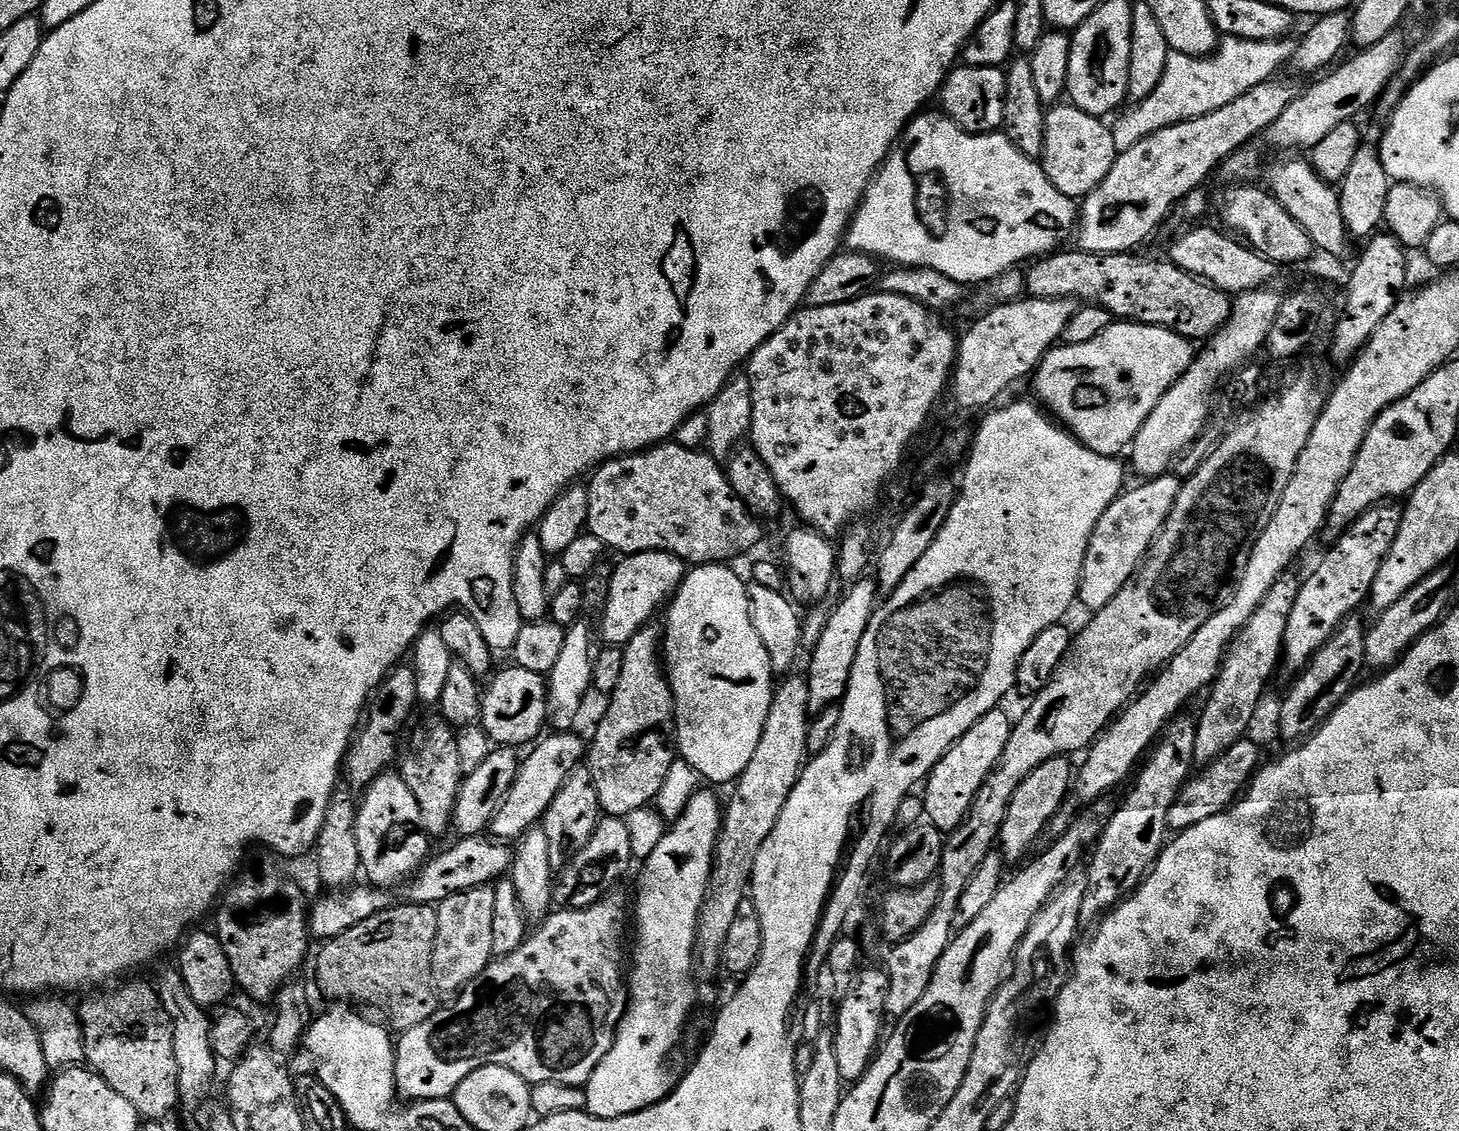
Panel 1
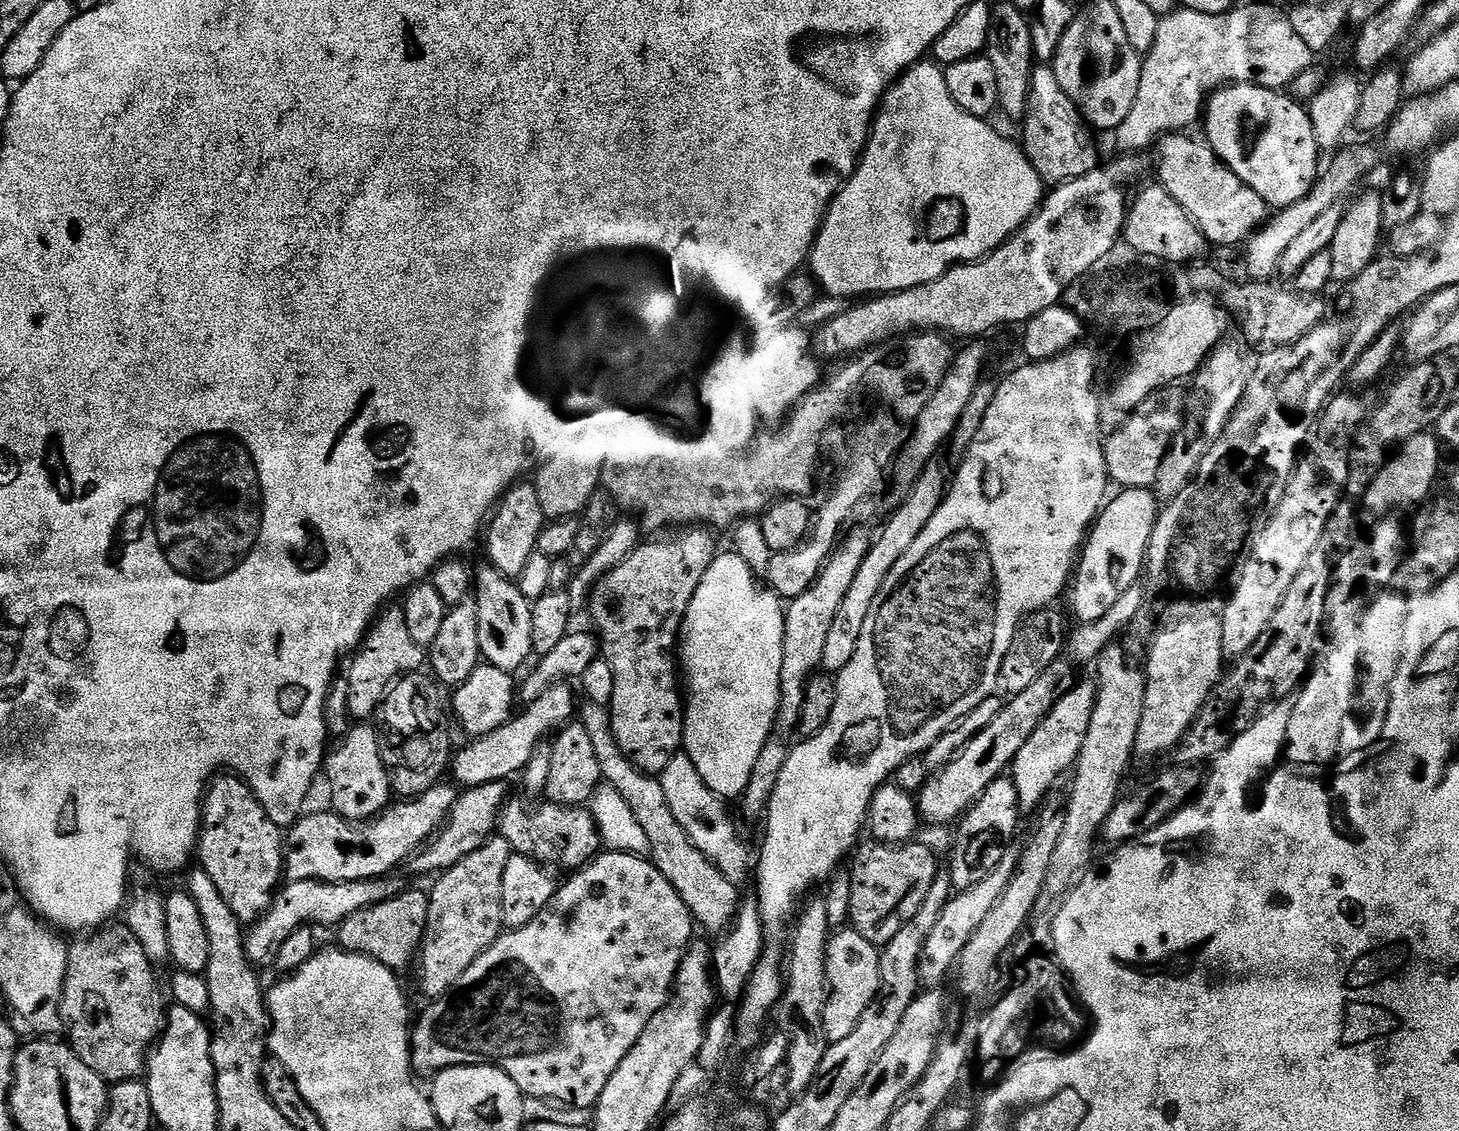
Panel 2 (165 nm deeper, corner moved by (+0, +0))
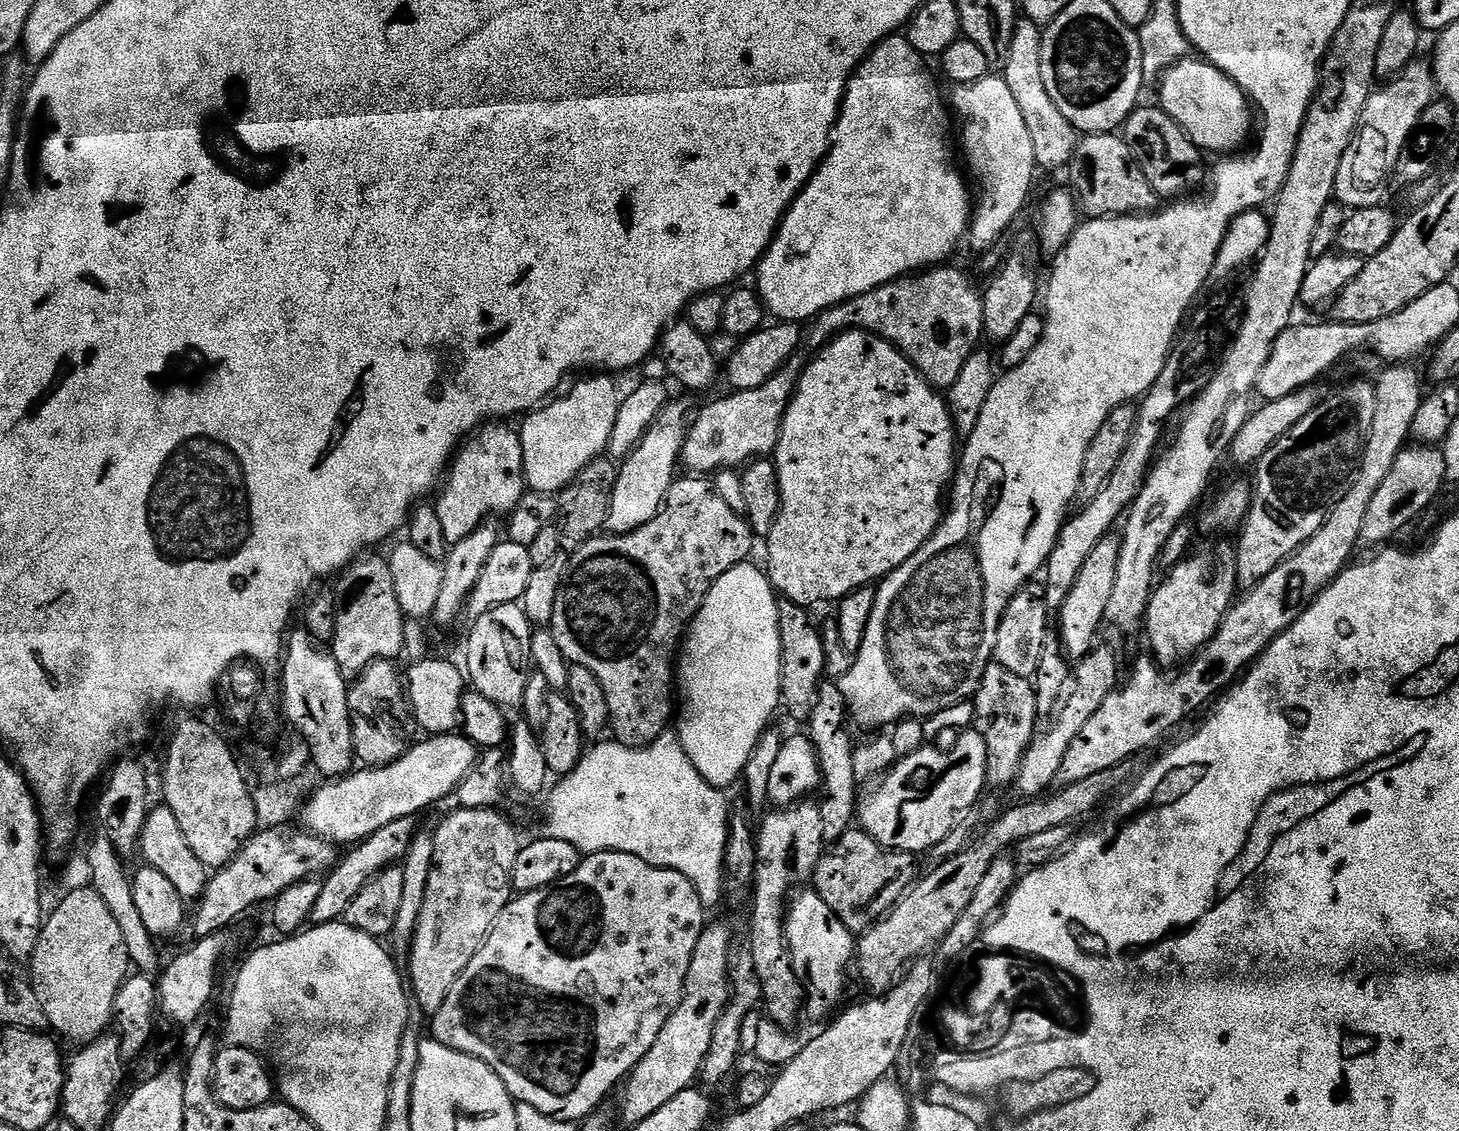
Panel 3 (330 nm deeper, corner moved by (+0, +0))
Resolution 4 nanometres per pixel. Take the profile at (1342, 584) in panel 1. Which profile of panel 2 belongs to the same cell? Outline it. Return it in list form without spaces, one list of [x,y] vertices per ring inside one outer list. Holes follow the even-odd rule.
[[[1432,430],[1414,434],[1414,438],[1401,444],[1388,457],[1382,470],[1378,470],[1374,482],[1370,482],[1362,498],[1363,523],[1365,520],[1365,525],[1371,526],[1377,520],[1400,514],[1396,512],[1408,512],[1411,508],[1426,503],[1428,495],[1436,488],[1436,479],[1440,476],[1440,452],[1442,453],[1442,445]]]

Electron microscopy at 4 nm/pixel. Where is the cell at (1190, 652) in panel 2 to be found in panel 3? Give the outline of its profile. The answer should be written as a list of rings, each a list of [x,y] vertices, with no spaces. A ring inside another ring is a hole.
[[[1231,543],[1216,544],[1205,552],[1193,551],[1175,569],[1169,571],[1155,585],[1146,617],[1146,632],[1148,628],[1148,640],[1152,643],[1150,652],[1156,663],[1161,666],[1180,666],[1189,658],[1195,657],[1196,653],[1214,638],[1225,614],[1232,607],[1237,592],[1236,549]]]

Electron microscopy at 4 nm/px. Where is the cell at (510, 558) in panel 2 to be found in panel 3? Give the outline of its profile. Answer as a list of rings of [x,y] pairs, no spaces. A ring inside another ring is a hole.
[[[488,422],[477,428],[463,441],[458,454],[453,455],[450,461],[446,479],[439,489],[440,497],[434,500],[444,541],[450,546],[462,542],[462,538],[466,538],[466,534],[474,534],[474,530],[478,530],[478,526],[485,520],[507,517],[518,506],[518,502],[522,502],[522,498],[529,491],[528,484],[524,480],[524,451],[519,431],[515,427],[507,428],[504,424],[507,423]]]

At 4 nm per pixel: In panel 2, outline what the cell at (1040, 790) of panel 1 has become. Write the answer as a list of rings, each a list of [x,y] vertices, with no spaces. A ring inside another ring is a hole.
[[[1091,679],[1084,680],[1074,685],[1069,692],[1068,689],[1061,691],[1038,730],[1026,738],[1026,746],[1018,750],[1010,765],[1010,779],[1014,782],[1014,790],[1018,792],[1021,813],[1034,811],[1047,798],[1048,791],[1059,782],[1060,775],[1075,769],[1082,742],[1086,742],[1086,730],[1090,730],[1090,718],[1095,705],[1096,685]]]

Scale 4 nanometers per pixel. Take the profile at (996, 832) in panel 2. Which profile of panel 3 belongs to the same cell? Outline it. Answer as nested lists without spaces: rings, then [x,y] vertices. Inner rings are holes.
[[[993,662],[988,665],[986,674],[982,674],[982,682],[976,691],[974,703],[974,730],[982,734],[982,742],[986,742],[987,787],[1011,789],[1020,773],[1022,758],[1038,731],[1036,719],[1041,713],[1036,701],[1036,685],[1032,680],[1006,670],[1006,666]]]

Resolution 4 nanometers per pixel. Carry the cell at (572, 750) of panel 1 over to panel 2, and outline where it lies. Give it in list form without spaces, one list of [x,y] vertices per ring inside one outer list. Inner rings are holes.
[[[503,780],[486,782],[482,786],[464,788],[457,795],[452,813],[444,822],[443,828],[408,861],[407,871],[417,872],[420,876],[428,876],[431,872],[443,874],[448,869],[458,866],[462,858],[474,854],[474,850],[482,847],[487,840],[497,835],[500,823],[500,812],[510,799],[509,785]]]

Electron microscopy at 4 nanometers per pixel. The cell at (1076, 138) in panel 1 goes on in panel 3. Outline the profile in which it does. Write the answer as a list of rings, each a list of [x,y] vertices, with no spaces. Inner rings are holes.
[[[1027,18],[1017,19],[1014,38],[1008,51],[1008,60],[1002,66],[1002,75],[1006,86],[1010,86],[1018,106],[1022,109],[1022,118],[1026,121],[1026,130],[1030,130],[1030,142],[1034,142],[1034,158],[1041,169],[1064,168],[1072,163],[1082,139],[1081,133],[1064,117],[1062,110],[1054,106],[1046,90],[1046,81],[1042,78],[1042,46],[1044,38],[1041,25]]]

